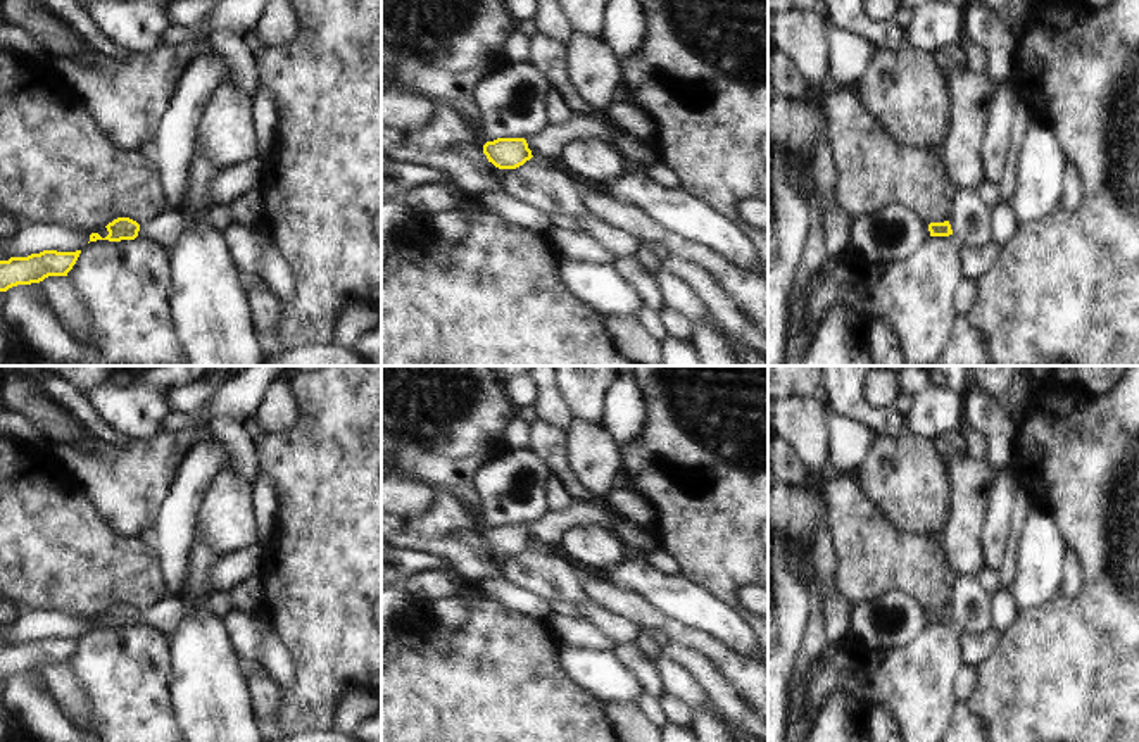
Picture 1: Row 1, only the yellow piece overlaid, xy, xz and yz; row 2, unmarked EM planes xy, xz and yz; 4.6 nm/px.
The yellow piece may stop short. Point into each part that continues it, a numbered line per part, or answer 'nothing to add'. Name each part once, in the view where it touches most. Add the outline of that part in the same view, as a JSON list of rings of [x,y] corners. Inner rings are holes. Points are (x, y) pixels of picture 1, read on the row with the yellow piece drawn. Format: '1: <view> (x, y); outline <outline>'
1: xz (546, 144); outline [[[573,116],[564,124],[547,124],[538,133],[525,136],[532,155],[542,162],[556,162],[556,157],[563,147],[575,138],[599,140],[616,150],[613,131],[604,124],[583,116]]]

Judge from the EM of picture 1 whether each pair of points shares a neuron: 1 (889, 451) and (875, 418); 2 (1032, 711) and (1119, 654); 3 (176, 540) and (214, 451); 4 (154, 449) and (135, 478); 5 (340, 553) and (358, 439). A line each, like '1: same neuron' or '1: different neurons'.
1: different neurons
2: same neuron
3: same neuron
4: same neuron
5: same neuron

